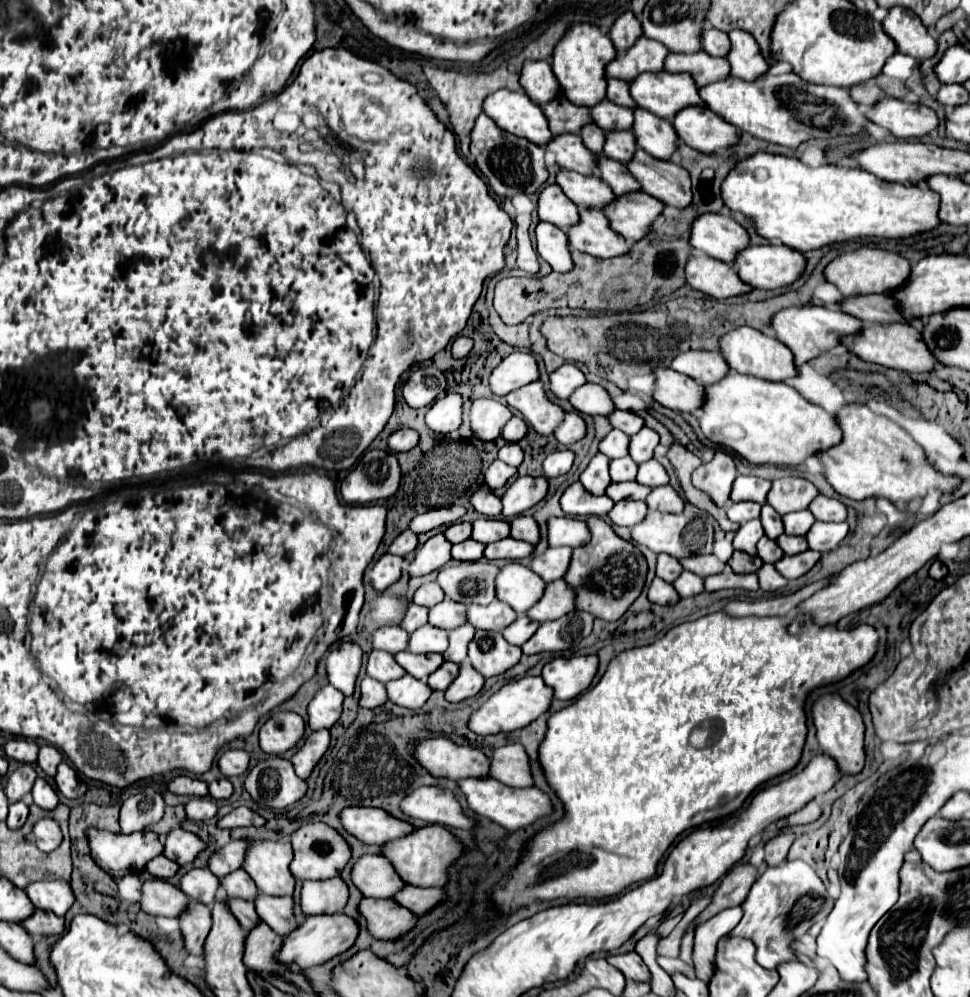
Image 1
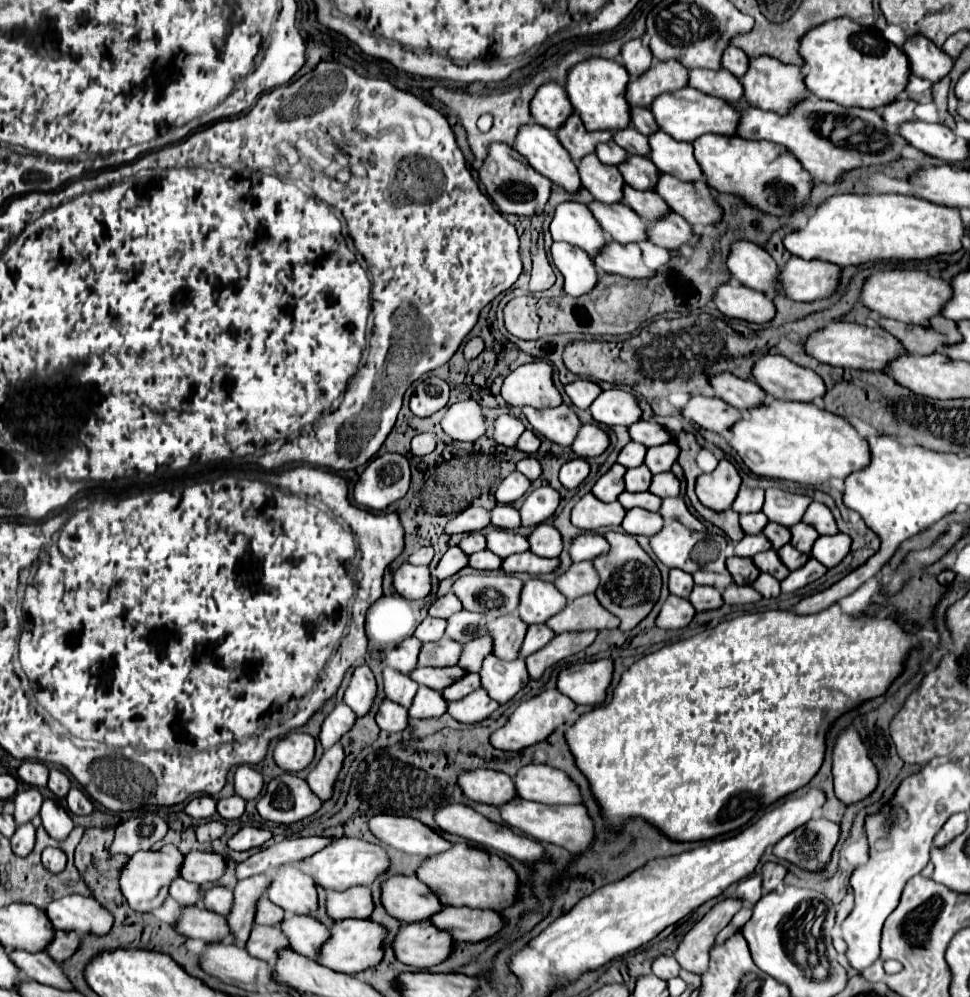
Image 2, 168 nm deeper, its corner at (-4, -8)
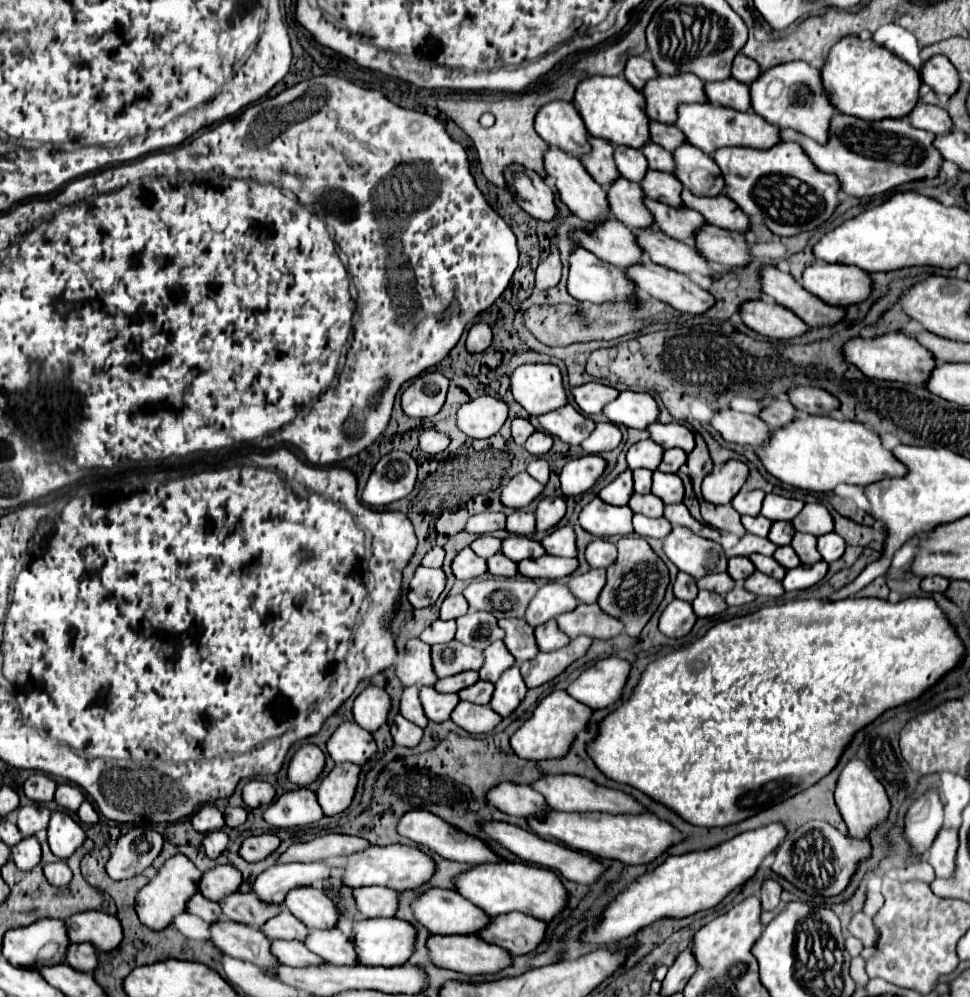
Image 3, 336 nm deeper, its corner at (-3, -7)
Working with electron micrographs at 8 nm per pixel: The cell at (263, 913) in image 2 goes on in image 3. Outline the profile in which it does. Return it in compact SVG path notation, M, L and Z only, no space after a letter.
M287 909L281 911L277 917L273 917L271 921L267 921L261 931L269 937L269 939L283 939L283 941L303 941L309 935L309 929L303 921L297 921L297 917L293 917L293 913L289 913Z

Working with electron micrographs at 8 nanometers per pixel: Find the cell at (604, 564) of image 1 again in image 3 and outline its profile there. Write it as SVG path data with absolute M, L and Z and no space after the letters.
M633 533L629 537L621 537L617 541L617 549L619 557L607 569L607 585L603 587L597 603L607 615L623 621L625 633L629 637L637 637L665 597L665 589L669 585L669 571L641 535Z

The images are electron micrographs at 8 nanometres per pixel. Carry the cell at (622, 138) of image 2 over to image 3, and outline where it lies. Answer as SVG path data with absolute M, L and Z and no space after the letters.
M647 143L643 147L643 155L647 157L649 161L649 167L655 169L655 171L665 171L665 173L673 173L673 155L669 151L665 151L661 145L655 145L655 143Z

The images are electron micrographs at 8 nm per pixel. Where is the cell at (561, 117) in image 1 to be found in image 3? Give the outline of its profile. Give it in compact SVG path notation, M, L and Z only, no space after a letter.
M591 137L589 141L591 141L593 149L591 149L591 153L587 153L587 155L581 157L581 163L585 165L585 169L591 173L591 177L593 177L599 185L603 185L605 189L609 189L609 185L611 185L617 177L621 177L621 175L617 173L615 161L613 161L613 151L615 151L615 149L613 149L613 145L611 145L609 141L599 139L599 137Z

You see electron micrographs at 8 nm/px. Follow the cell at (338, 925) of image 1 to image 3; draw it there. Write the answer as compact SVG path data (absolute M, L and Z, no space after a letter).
M361 919L353 923L351 943L355 945L355 953L361 965L383 965L397 967L405 965L415 951L417 929L403 919Z

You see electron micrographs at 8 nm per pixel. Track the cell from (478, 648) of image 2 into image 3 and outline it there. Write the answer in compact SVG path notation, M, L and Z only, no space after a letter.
M495 641L493 645L489 645L483 651L483 655L485 655L485 665L479 671L479 677L483 681L495 683L497 677L501 677L501 673L505 673L505 669L517 665L515 657L507 651L507 647L505 647L503 641Z

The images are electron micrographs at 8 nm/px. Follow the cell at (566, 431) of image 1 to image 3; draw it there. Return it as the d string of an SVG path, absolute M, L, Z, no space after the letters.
M599 423L595 431L581 443L587 453L613 451L621 443L621 429L615 423Z

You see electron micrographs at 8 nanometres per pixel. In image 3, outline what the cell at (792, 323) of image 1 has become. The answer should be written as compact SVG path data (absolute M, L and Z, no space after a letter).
M901 331L887 333L877 339L855 337L845 345L843 355L847 357L849 363L853 363L857 369L861 369L867 377L913 383L913 385L921 385L921 387L927 385L929 373L933 373L933 369L937 367L935 357L923 345L919 345L913 335L905 335Z

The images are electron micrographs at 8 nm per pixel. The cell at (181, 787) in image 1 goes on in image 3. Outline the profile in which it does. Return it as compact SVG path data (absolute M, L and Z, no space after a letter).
M203 805L191 819L195 831L199 833L209 833L209 831L217 831L217 829L223 829L225 827L225 821L223 821L223 813L215 807L215 805Z

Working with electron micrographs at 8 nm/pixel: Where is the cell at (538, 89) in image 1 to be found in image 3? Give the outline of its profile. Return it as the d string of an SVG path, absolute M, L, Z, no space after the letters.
M551 101L543 105L535 117L535 131L547 145L557 147L573 157L589 153L587 129L573 103Z

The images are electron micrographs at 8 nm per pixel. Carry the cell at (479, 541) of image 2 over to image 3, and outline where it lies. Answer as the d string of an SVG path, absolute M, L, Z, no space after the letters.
M481 535L471 543L471 549L479 555L479 557L493 557L501 551L501 539L493 537L493 535Z

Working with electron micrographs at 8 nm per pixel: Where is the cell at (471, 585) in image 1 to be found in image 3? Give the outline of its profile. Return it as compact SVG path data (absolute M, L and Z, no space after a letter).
M507 579L507 581L471 581L463 591L463 597L469 601L469 607L475 611L493 613L497 619L525 615L529 599L535 597L539 583L533 579Z

